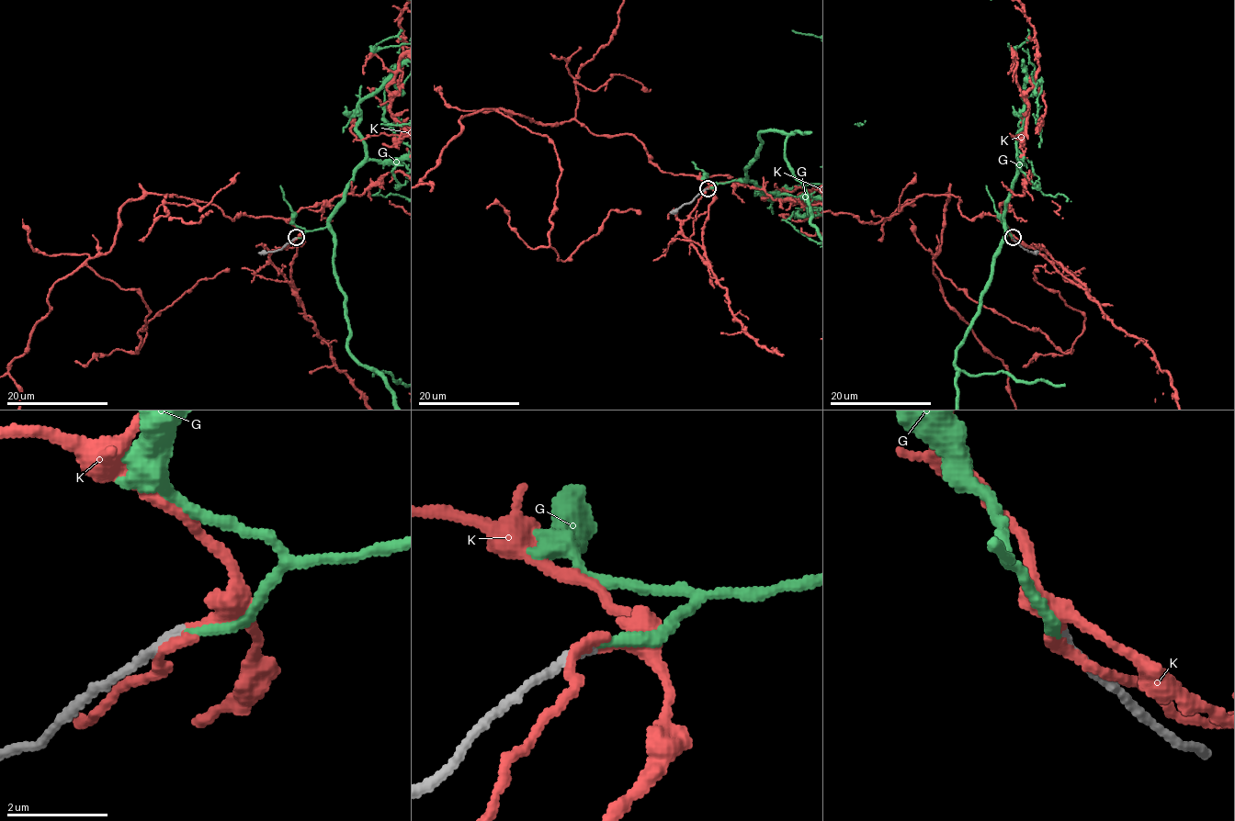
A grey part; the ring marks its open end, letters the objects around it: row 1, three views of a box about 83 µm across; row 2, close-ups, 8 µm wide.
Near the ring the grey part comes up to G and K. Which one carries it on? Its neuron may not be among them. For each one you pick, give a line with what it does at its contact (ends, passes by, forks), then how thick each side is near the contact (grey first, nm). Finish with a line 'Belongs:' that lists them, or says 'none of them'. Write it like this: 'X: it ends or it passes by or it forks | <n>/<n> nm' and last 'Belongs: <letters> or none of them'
Belongs: none of them

